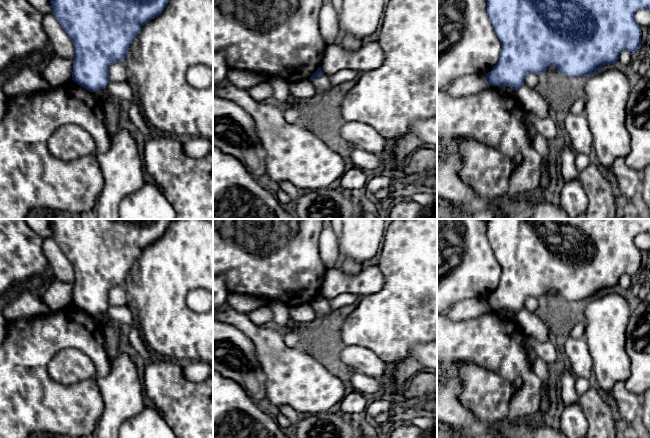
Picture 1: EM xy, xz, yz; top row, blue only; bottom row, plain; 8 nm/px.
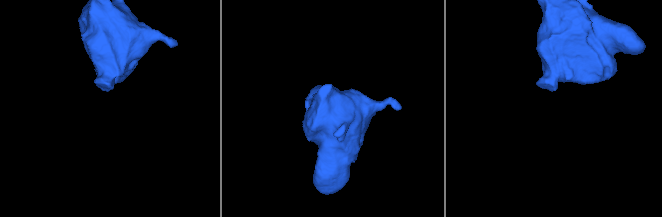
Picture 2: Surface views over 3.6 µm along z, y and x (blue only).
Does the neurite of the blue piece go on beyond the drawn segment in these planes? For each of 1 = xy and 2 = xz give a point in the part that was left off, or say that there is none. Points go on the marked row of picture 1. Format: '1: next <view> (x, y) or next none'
1: next none
2: next none

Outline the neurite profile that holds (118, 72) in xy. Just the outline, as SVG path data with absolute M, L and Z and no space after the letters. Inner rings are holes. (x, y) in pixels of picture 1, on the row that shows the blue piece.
M116 62L109 67L109 82L125 82L130 79L130 72L124 62Z

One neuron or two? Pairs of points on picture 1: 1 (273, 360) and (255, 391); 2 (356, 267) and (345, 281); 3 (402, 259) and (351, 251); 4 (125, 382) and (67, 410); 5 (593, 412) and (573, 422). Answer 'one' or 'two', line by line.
1: two
2: two
3: two
4: two
5: two

